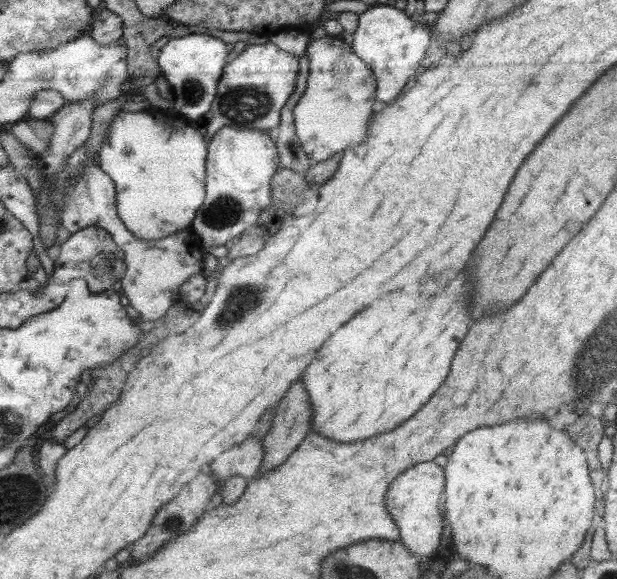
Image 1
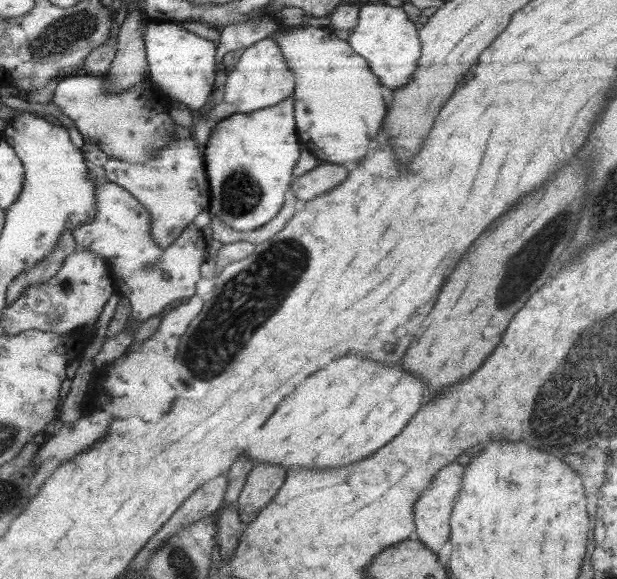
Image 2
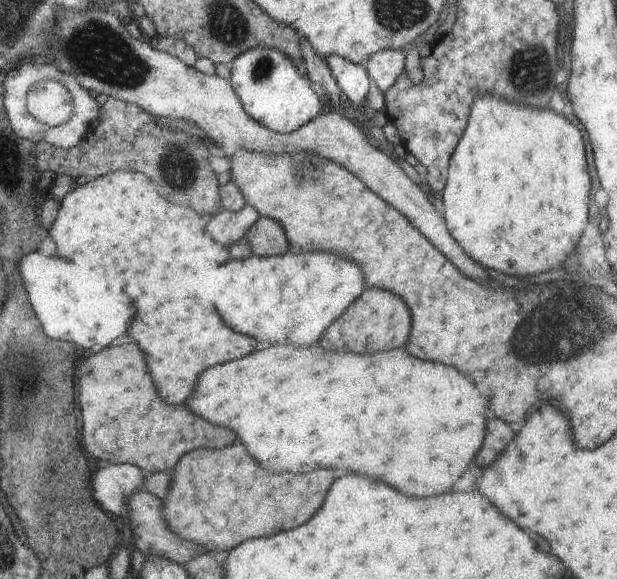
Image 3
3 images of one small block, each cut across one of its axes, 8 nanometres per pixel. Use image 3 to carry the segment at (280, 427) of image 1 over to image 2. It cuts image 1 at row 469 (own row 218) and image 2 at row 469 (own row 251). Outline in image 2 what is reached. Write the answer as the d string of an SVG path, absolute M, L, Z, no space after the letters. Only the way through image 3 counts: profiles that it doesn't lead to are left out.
M256 463L248 475L242 490L240 491L237 506L240 513L240 521L244 525L260 508L264 508L272 496L284 484L287 477L287 468L280 463Z

